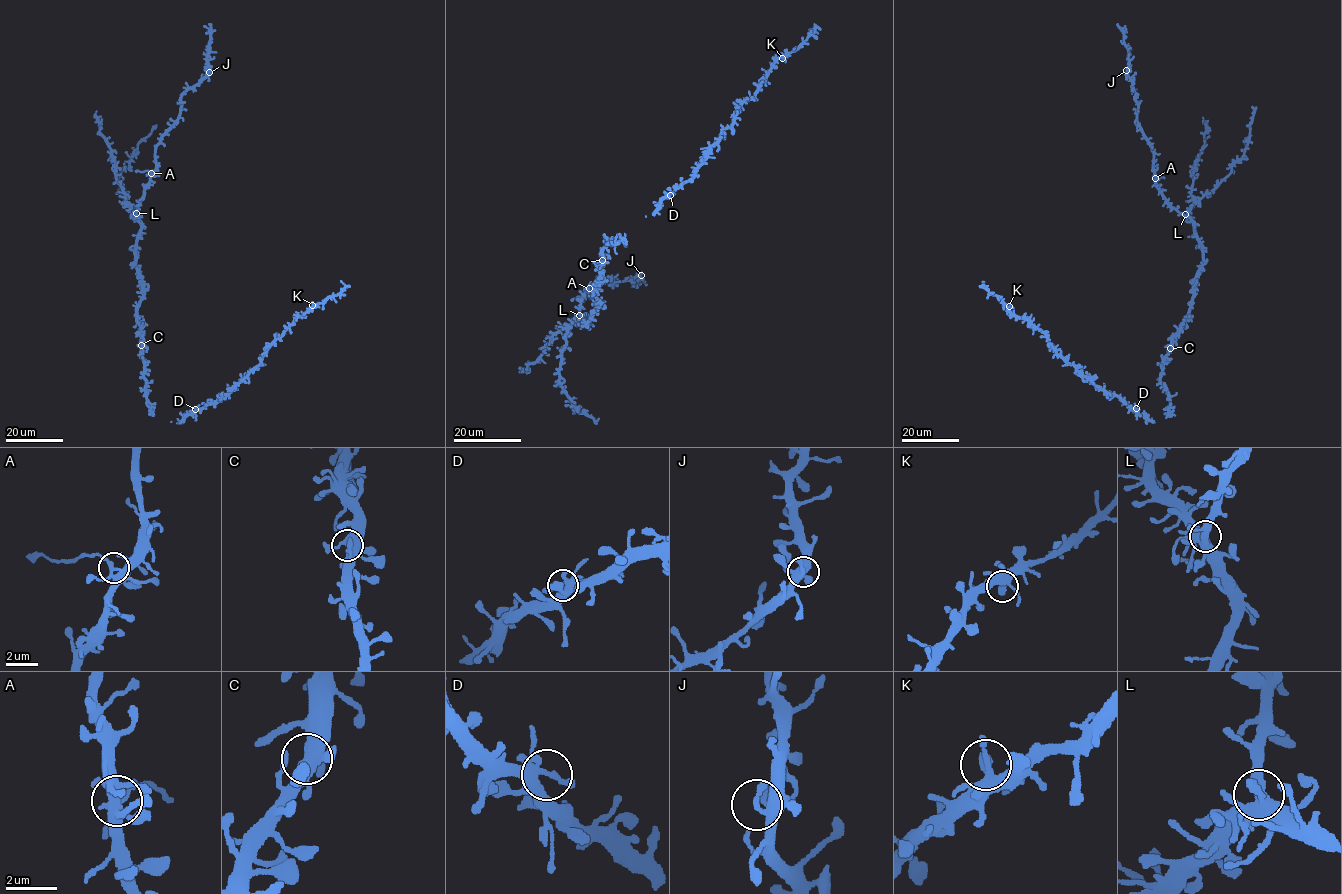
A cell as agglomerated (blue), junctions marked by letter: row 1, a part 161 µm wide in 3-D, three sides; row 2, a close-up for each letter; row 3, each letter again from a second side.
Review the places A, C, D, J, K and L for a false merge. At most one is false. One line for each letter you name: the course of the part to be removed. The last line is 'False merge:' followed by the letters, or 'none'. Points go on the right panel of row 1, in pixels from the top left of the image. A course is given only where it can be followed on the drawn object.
False merge: A

